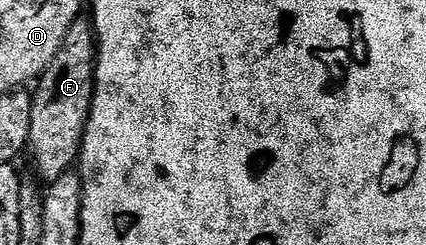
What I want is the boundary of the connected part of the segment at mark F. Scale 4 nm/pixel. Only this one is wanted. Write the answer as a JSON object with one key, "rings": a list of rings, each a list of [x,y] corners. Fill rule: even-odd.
{"rings":[[[79,16],[68,28],[63,46],[51,66],[41,74],[38,91],[32,94],[32,120],[28,149],[34,157],[38,174],[47,180],[64,176],[79,161],[86,121],[94,99],[94,67],[96,65],[96,35],[91,19]]]}

